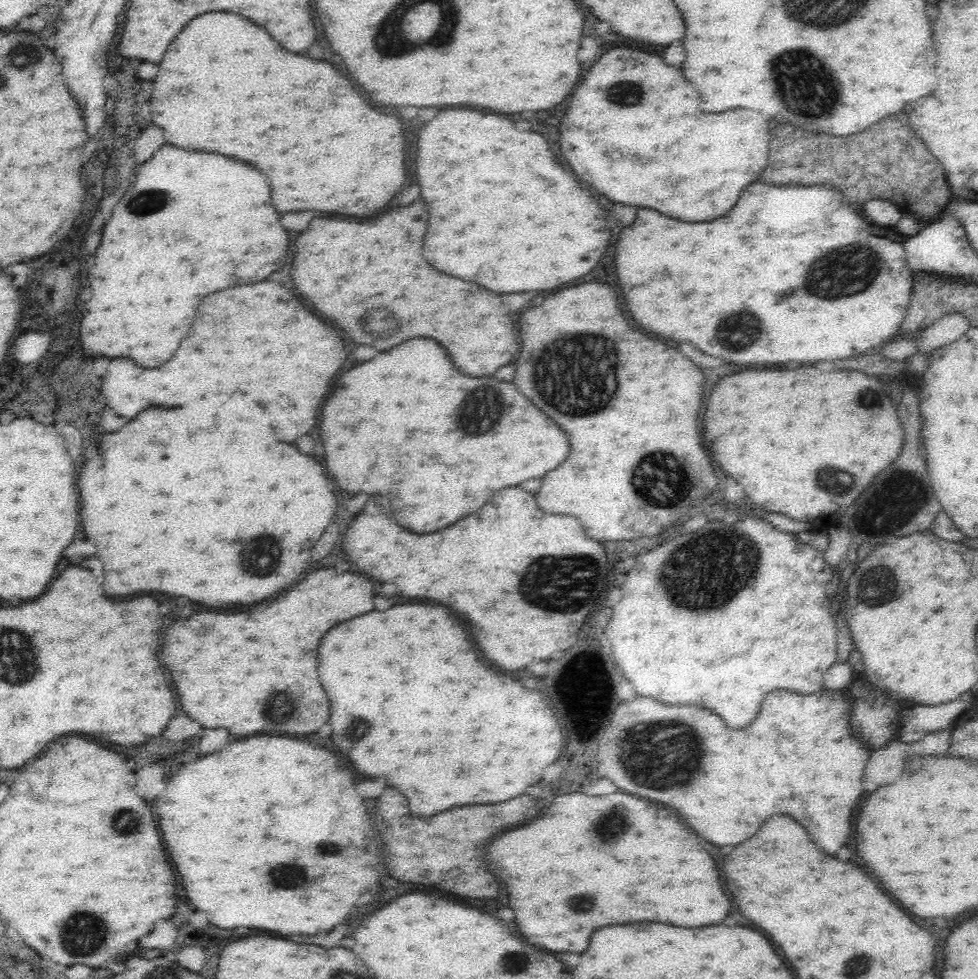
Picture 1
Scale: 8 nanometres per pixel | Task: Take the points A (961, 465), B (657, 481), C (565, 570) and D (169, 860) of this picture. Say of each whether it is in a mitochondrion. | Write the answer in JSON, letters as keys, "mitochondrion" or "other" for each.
{"A":"other","B":"mitochondrion","C":"mitochondrion","D":"other"}

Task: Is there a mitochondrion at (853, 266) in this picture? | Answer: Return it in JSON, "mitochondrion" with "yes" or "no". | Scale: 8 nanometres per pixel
{"mitochondrion":"yes"}

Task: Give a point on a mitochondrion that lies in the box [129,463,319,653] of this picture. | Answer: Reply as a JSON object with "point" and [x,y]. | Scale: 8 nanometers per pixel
{"point":[260,555]}

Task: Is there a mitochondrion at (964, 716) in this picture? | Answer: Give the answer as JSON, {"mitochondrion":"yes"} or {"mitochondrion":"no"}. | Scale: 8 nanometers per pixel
{"mitochondrion":"no"}

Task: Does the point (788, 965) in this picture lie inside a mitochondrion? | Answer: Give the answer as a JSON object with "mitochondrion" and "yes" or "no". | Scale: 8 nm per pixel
{"mitochondrion":"no"}

